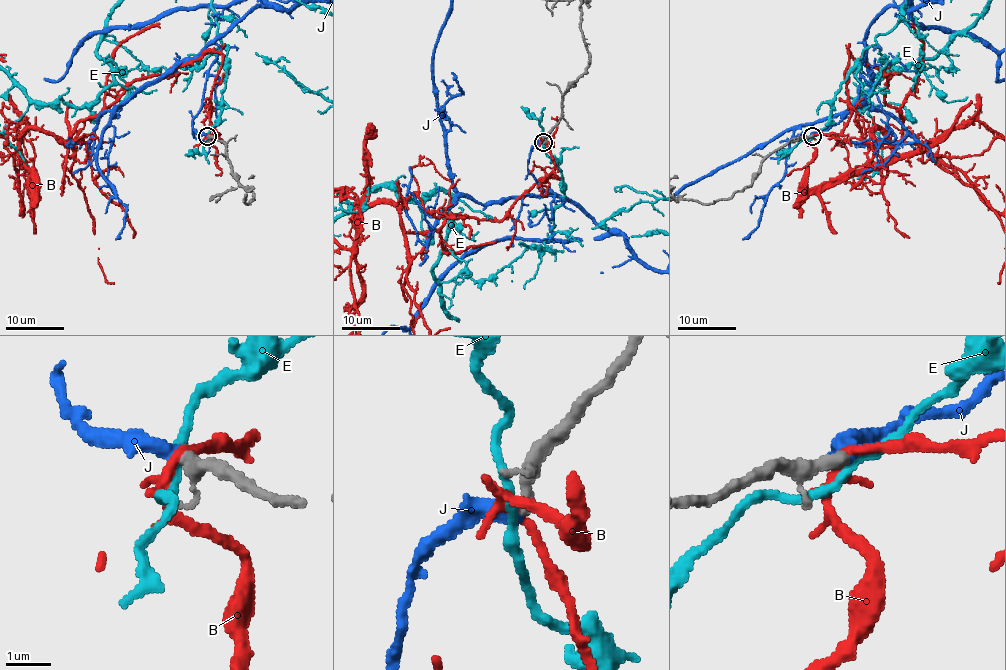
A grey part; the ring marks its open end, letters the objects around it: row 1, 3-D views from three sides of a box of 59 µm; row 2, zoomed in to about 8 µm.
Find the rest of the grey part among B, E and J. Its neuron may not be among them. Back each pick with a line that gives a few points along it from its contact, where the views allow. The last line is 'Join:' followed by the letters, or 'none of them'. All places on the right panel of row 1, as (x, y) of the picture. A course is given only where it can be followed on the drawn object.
Join: J

